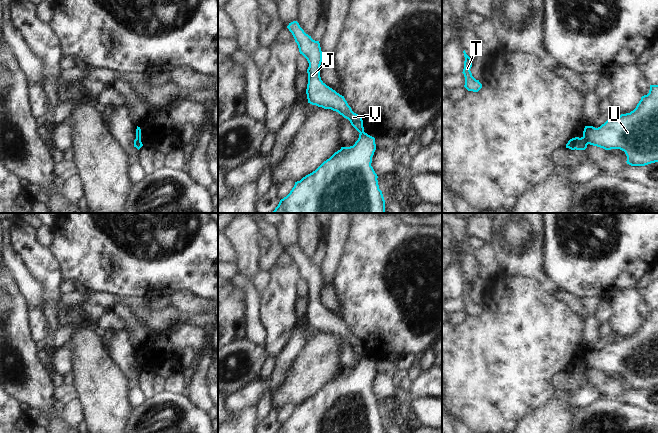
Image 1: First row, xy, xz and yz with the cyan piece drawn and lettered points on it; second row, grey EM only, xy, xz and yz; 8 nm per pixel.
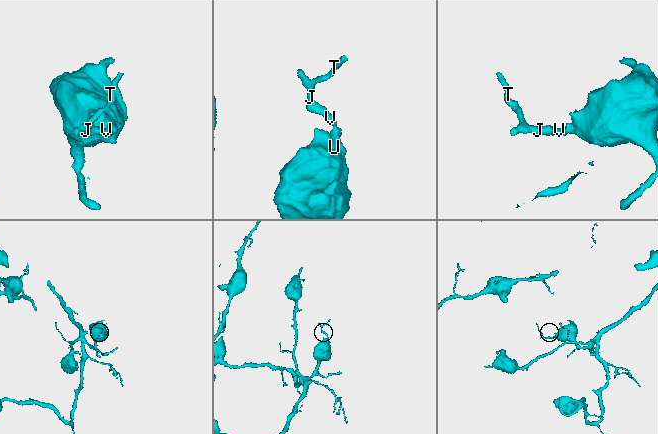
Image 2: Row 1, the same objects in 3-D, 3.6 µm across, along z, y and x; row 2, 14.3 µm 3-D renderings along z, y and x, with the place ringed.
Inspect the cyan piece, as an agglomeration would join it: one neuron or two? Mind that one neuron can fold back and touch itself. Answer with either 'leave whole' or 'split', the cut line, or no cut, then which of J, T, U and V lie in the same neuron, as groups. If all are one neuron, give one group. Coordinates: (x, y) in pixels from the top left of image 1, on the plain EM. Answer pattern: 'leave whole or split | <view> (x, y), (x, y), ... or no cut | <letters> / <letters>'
split | yz (582, 361), (587, 368) | J T V / U

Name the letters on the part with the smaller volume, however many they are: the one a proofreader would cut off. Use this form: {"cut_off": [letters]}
{"cut_off": ["J", "T", "V"]}

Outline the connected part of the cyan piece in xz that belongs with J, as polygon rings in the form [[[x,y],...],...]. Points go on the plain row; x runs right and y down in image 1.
[[[297,245],[287,250],[298,269],[299,276],[308,285],[308,308],[306,313],[308,327],[331,333],[348,343],[351,349],[359,356],[364,355],[362,341],[354,337],[344,320],[327,310],[320,301],[322,275],[319,265],[315,265],[304,256]]]

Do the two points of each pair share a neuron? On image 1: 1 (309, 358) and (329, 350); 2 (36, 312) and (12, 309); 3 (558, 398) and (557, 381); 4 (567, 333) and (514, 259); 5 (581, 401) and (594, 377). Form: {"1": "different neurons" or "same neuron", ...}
{"1": "same neuron", "2": "different neurons", "3": "different neurons", "4": "different neurons", "5": "different neurons"}

